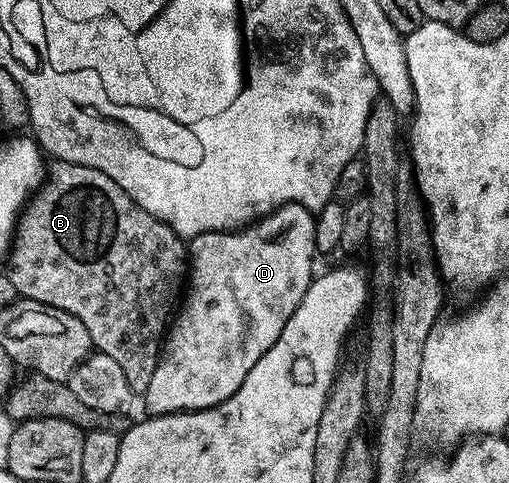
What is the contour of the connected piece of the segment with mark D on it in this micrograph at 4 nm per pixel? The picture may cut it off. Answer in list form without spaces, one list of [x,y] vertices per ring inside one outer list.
[[[296,202],[279,207],[278,210],[273,211],[271,214],[266,214],[258,222],[252,222],[246,228],[214,230],[213,232],[198,234],[195,238],[190,239],[189,285],[185,290],[185,301],[182,303],[182,306],[184,305],[183,311],[181,311],[181,306],[178,313],[174,315],[173,321],[169,326],[169,333],[165,338],[165,345],[162,347],[159,356],[159,363],[153,372],[153,380],[149,380],[149,388],[145,388],[145,392],[141,395],[141,402],[147,405],[146,413],[151,416],[158,416],[161,414],[177,414],[188,410],[208,410],[211,406],[219,406],[225,400],[229,400],[229,396],[233,396],[237,392],[237,388],[241,388],[245,376],[249,376],[249,372],[253,372],[253,364],[257,364],[257,360],[261,360],[261,356],[265,356],[267,348],[272,346],[277,336],[281,336],[285,324],[289,324],[289,316],[293,316],[297,304],[301,304],[305,292],[313,281],[311,269],[315,266],[315,258],[317,259],[317,251],[315,249],[315,214],[312,211],[306,210],[304,206],[299,206]]]

